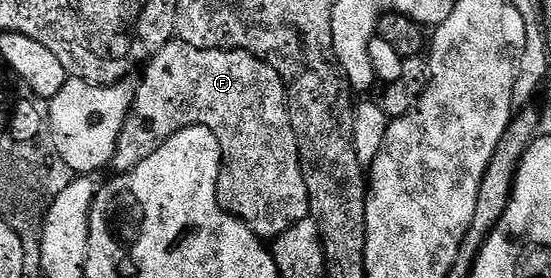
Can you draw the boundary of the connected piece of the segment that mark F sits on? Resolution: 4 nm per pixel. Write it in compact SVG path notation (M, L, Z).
M181 42L165 45L143 69L140 89L117 139L111 167L116 167L123 174L134 172L171 136L195 124L206 126L220 140L223 167L220 169L220 179L216 181L216 199L225 212L232 213L261 238L279 238L295 224L309 219L306 182L300 169L299 150L288 115L284 81L264 60L248 52L195 49Z

